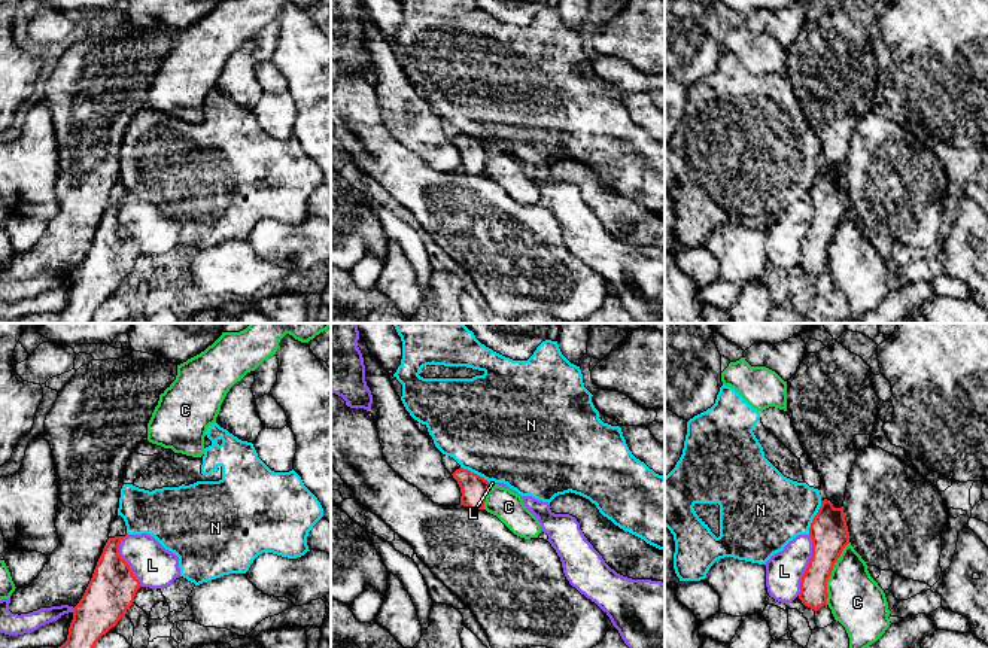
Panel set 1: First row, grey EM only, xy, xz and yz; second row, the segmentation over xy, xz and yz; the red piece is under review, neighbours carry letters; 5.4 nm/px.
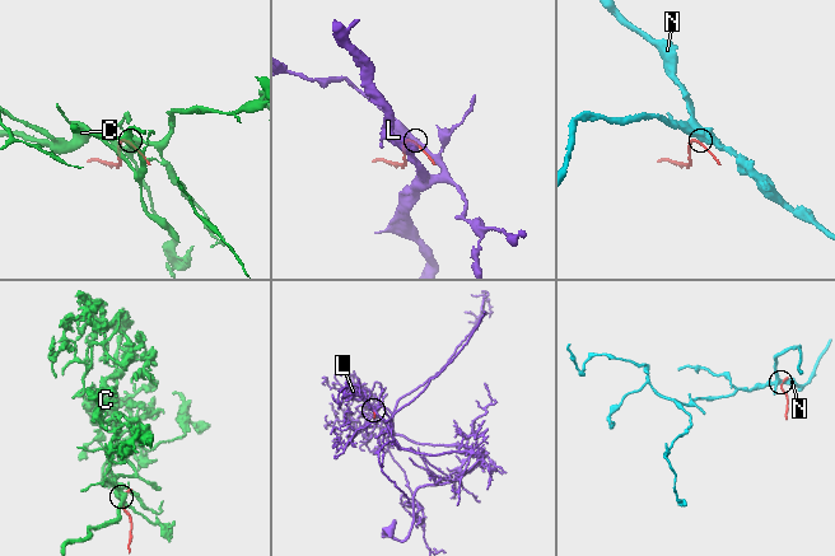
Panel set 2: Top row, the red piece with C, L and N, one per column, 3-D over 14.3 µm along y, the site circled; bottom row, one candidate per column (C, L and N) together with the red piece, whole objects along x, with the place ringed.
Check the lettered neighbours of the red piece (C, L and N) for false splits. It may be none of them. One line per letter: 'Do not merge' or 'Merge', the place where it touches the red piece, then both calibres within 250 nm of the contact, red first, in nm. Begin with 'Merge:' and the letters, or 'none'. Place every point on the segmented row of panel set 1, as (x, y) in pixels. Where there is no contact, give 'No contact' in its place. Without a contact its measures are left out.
Merge: none
C: Do not merge. Touches red at yz (830, 574). Thickness 200 nm (red) against 300 nm
L: Do not merge. Touches red at yz (808, 565). Thickness 200 nm (red) against 200 nm
N: Do not merge. Touches red at yz (814, 517). Thickness 200 nm (red) against 400 nm

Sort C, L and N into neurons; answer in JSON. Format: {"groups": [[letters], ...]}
{"groups": [["C"], ["L"], ["N"]]}

